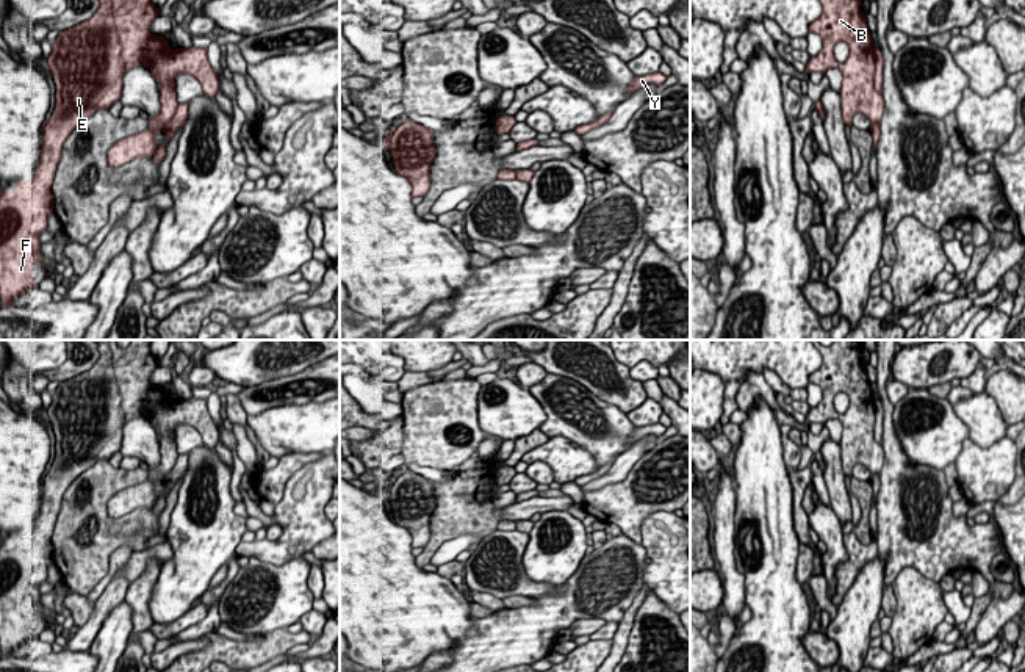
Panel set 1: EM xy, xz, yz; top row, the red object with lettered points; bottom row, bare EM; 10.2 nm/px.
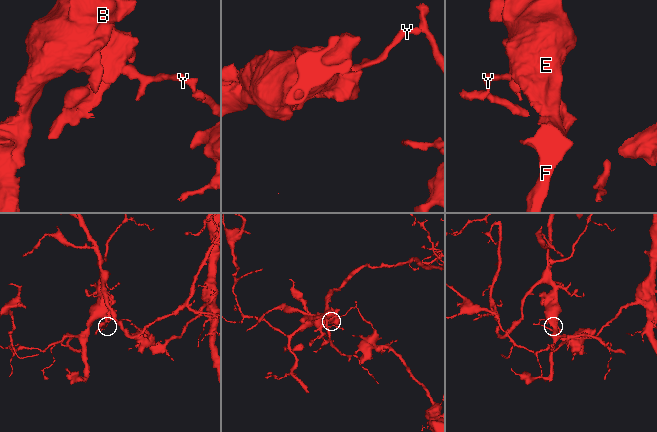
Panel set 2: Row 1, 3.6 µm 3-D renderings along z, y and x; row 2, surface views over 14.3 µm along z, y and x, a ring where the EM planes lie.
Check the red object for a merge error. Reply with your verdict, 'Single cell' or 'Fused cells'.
Fused cells

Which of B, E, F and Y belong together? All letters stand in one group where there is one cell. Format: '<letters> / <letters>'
B E F / Y

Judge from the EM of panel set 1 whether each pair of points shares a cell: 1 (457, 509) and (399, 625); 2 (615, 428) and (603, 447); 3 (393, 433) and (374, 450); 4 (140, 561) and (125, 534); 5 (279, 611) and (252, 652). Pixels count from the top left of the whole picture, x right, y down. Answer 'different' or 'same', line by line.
1: different
2: same
3: same
4: different
5: different

